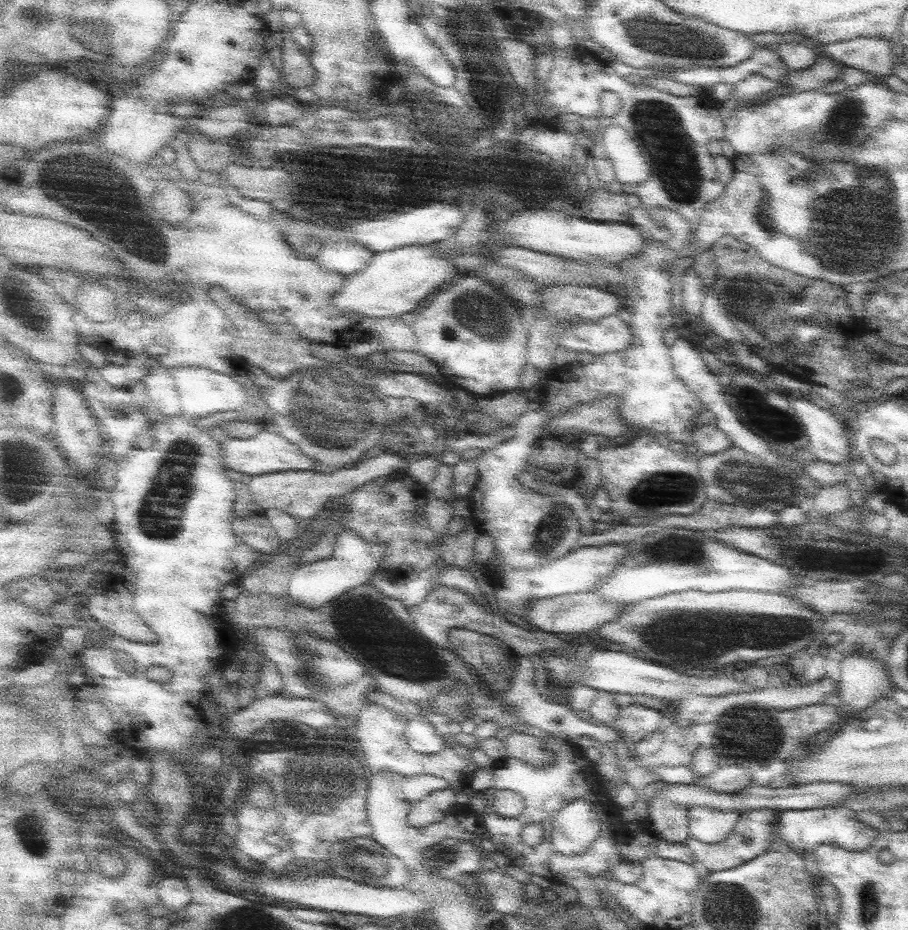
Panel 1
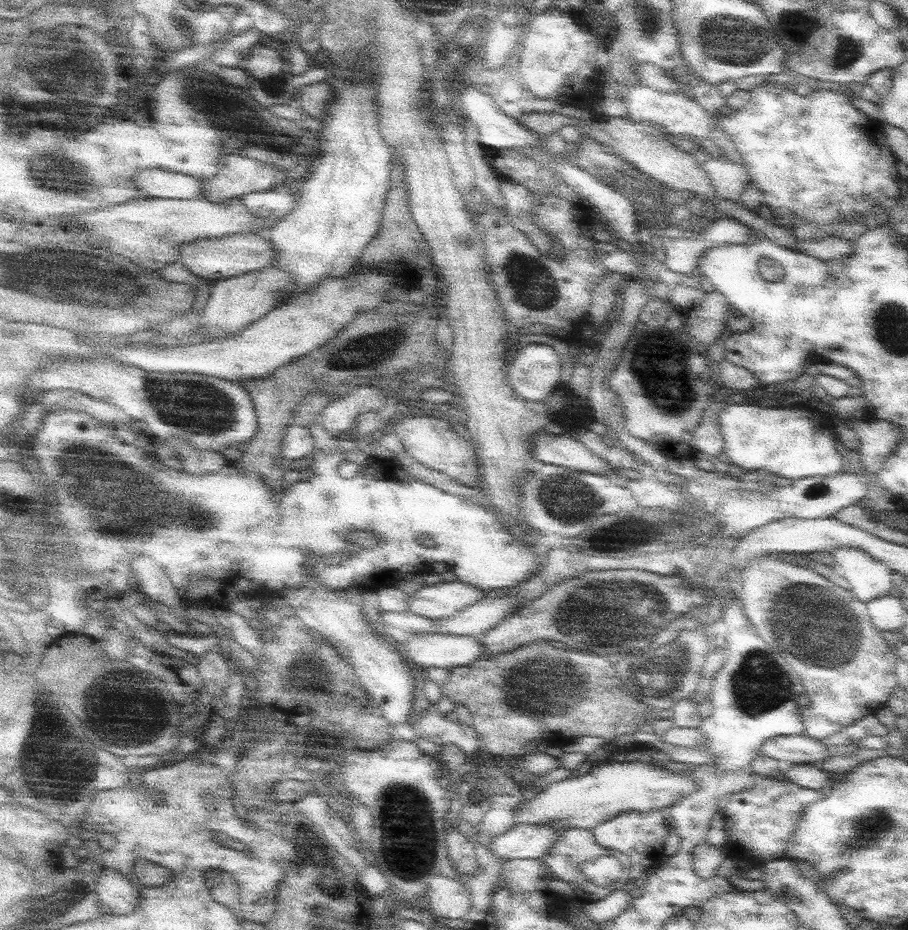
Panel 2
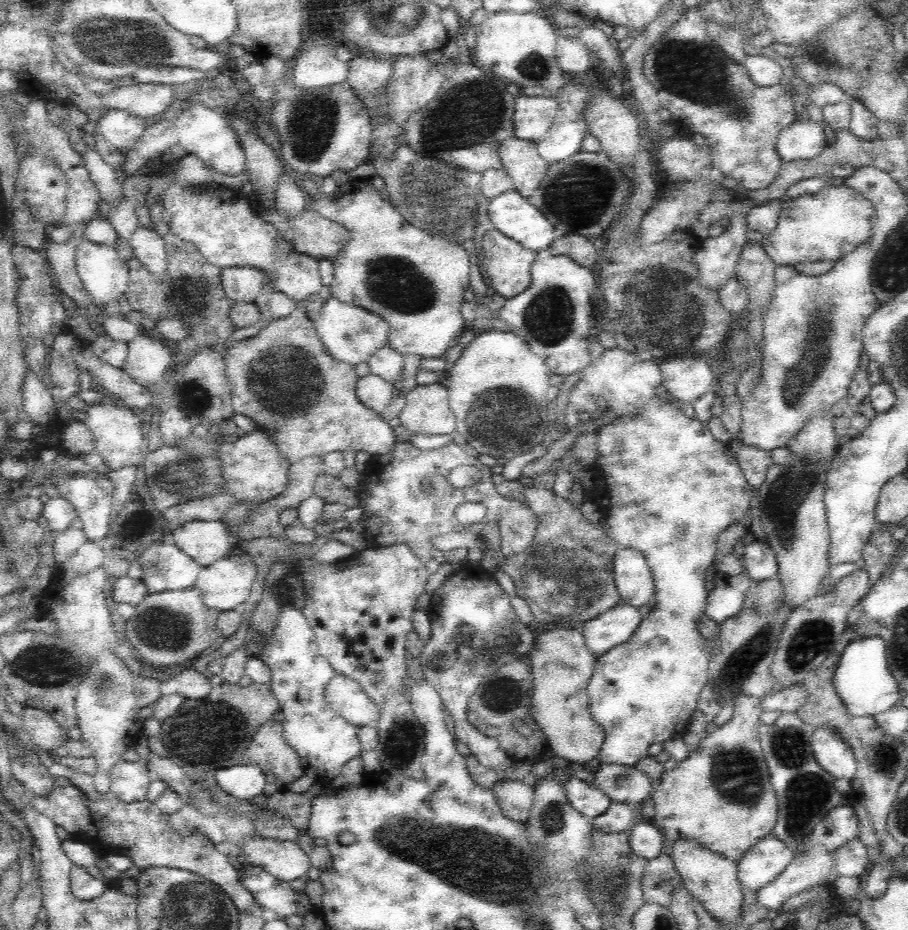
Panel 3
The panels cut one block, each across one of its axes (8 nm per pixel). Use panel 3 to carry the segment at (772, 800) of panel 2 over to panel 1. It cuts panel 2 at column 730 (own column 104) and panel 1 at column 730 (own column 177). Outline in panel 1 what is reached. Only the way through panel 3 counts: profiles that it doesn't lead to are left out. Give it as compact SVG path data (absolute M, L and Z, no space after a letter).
M756 808L740 813L740 817L732 829L732 832L722 842L708 844L690 835L687 845L693 850L696 861L702 862L711 873L721 870L730 870L753 858L759 857L766 852L770 841L772 841L772 831L775 828L775 817L779 816L780 810L776 808Z

